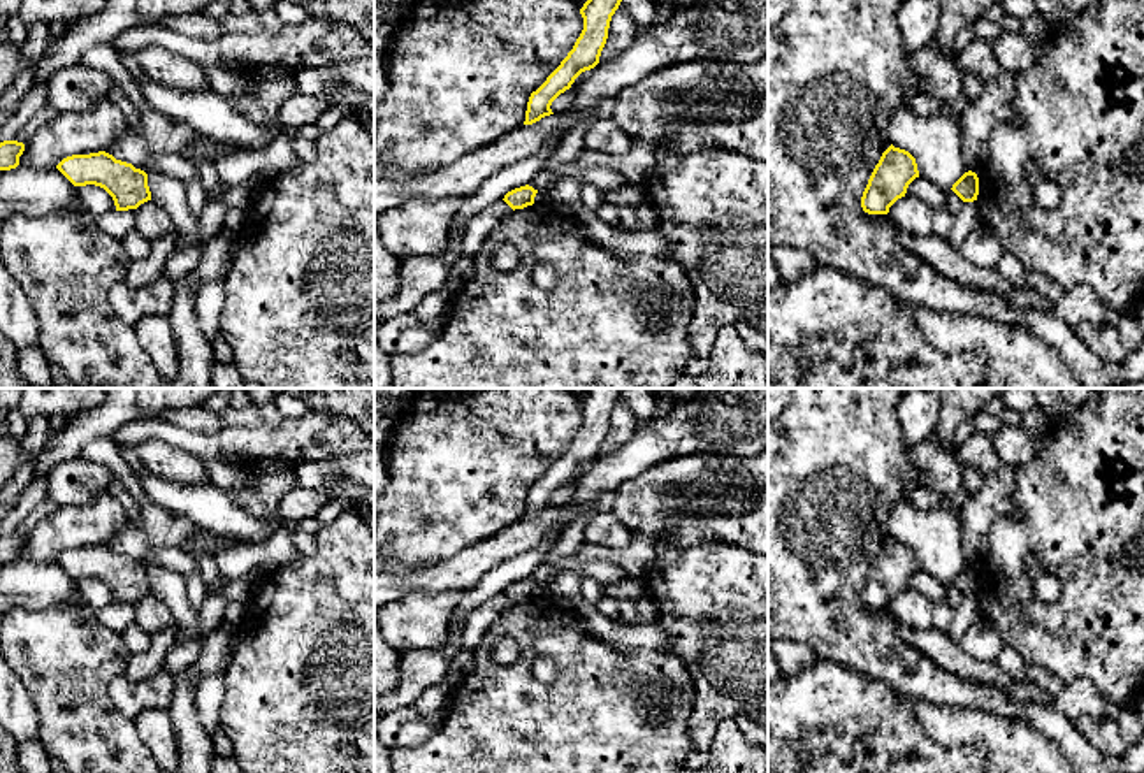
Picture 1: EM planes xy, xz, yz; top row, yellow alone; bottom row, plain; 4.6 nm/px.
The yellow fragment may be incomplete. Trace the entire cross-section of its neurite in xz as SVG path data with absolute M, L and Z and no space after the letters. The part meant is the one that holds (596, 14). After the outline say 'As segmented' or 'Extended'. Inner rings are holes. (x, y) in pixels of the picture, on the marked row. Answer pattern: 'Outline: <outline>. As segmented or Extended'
Outline: M587 0L580 9L583 30L573 49L547 81L531 93L524 125L532 125L545 116L554 114L552 102L571 88L575 79L599 63L601 51L608 39L612 16L622 0Z. As segmented

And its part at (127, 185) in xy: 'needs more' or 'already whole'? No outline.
already whole

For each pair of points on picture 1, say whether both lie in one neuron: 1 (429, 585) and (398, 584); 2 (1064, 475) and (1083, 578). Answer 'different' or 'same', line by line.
1: same
2: same

